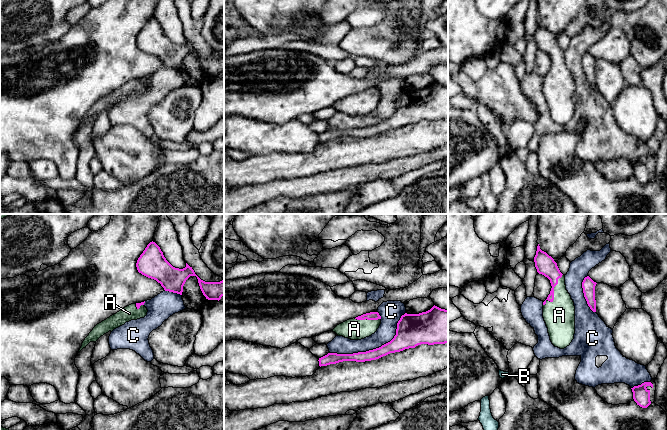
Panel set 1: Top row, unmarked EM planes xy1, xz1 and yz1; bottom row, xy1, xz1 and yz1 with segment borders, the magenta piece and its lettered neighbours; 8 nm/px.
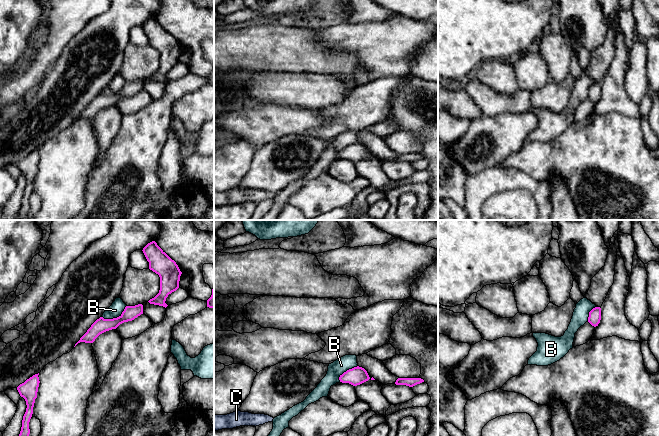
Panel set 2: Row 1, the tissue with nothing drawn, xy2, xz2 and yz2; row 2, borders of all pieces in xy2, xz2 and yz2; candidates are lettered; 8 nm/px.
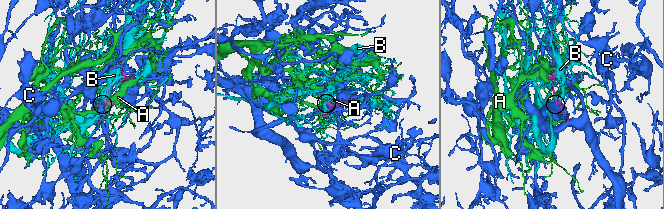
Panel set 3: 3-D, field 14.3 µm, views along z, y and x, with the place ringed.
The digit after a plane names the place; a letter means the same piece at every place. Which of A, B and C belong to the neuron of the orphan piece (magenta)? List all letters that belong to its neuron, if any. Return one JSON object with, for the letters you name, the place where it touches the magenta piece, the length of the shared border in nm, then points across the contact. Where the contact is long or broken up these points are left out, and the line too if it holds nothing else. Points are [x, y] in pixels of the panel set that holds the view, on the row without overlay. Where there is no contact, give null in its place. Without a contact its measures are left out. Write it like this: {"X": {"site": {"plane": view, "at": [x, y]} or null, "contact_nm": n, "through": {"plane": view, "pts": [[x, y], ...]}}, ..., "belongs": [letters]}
{"A": {"site": {"plane": "yz1", "at": [553, 68]}, "contact_nm": 300, "through": {"plane": "yz1", "pts": [[545, 40], [554, 51], [553, 68], [559, 74], [559, 91]]}}, "belongs": ["A"]}

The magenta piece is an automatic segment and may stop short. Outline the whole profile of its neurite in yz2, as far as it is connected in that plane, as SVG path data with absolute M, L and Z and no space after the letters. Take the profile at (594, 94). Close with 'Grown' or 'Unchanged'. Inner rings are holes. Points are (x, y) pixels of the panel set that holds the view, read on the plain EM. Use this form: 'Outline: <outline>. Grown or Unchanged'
Outline: M595 83L589 88L588 98L596 103L600 99L601 96L601 84Z. Unchanged

